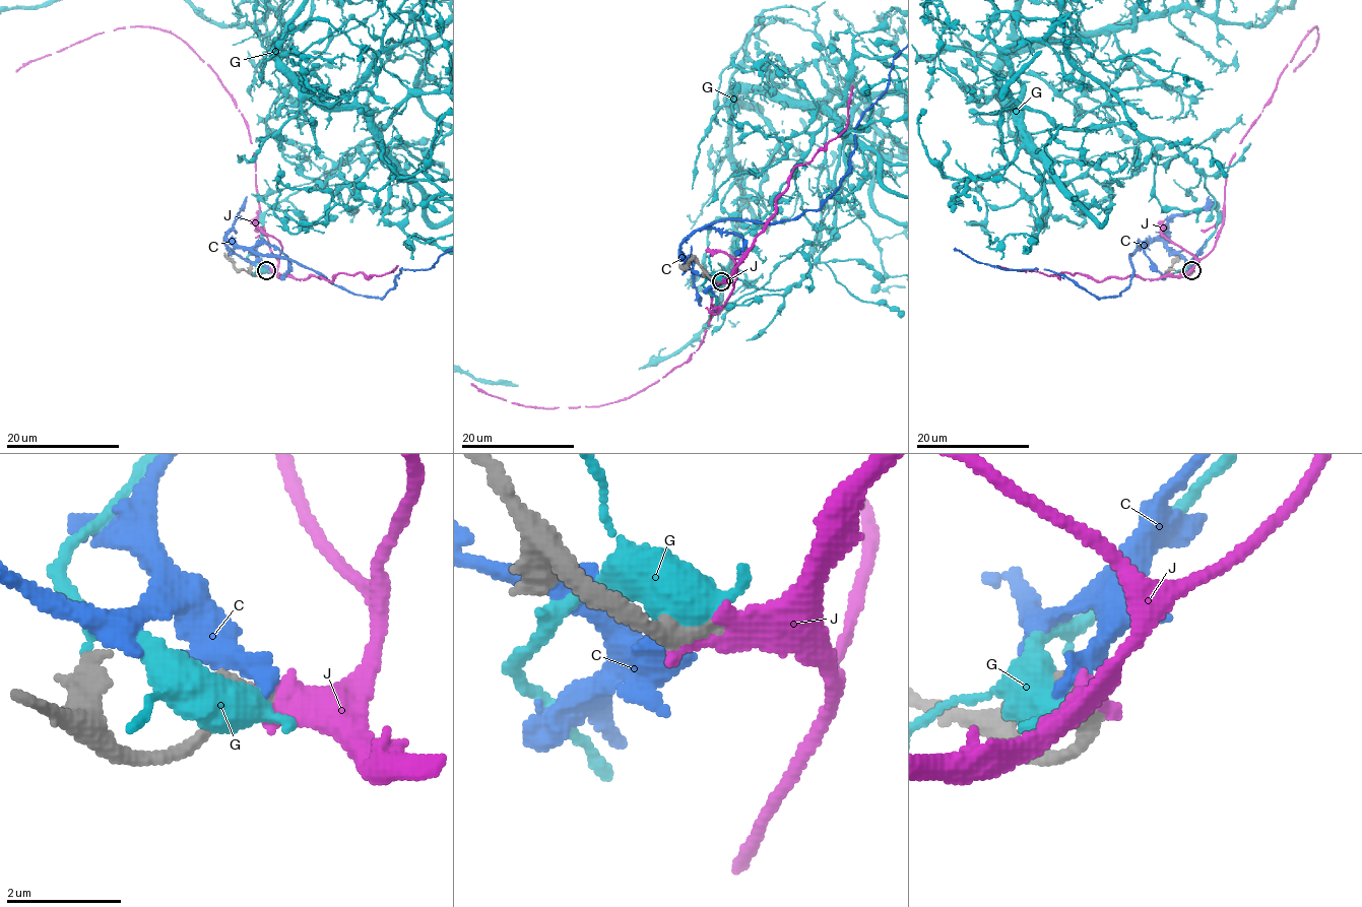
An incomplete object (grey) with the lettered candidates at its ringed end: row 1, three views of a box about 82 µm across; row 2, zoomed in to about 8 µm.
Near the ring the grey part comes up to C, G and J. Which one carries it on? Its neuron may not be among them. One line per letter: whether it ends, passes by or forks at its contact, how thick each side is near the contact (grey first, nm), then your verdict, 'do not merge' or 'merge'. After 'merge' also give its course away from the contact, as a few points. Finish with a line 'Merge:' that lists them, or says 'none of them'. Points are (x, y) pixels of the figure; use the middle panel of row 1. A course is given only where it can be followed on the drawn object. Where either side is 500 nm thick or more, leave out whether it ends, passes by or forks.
C: it ends there; 320 nm thick on the grey side, 340 nm on the other; do not merge
G: it passes by; 400 nm thick on the grey side, 480 nm on the other; do not merge
J: 400 nm thick on the grey side, 550 nm on the other; merge; it runs (721, 281), (732, 293), (710, 318), (703, 342), (626, 399), (599, 406), (517, 404), (471, 383)
Merge: J

